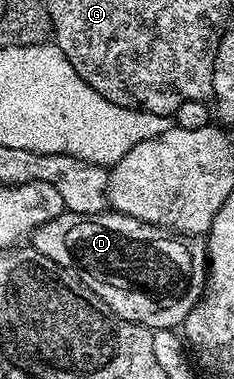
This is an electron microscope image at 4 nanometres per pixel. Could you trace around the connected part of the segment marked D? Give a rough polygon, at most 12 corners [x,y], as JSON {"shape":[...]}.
{"shape":[[63,212],[32,245],[116,316],[181,327],[206,292],[201,237]]}

